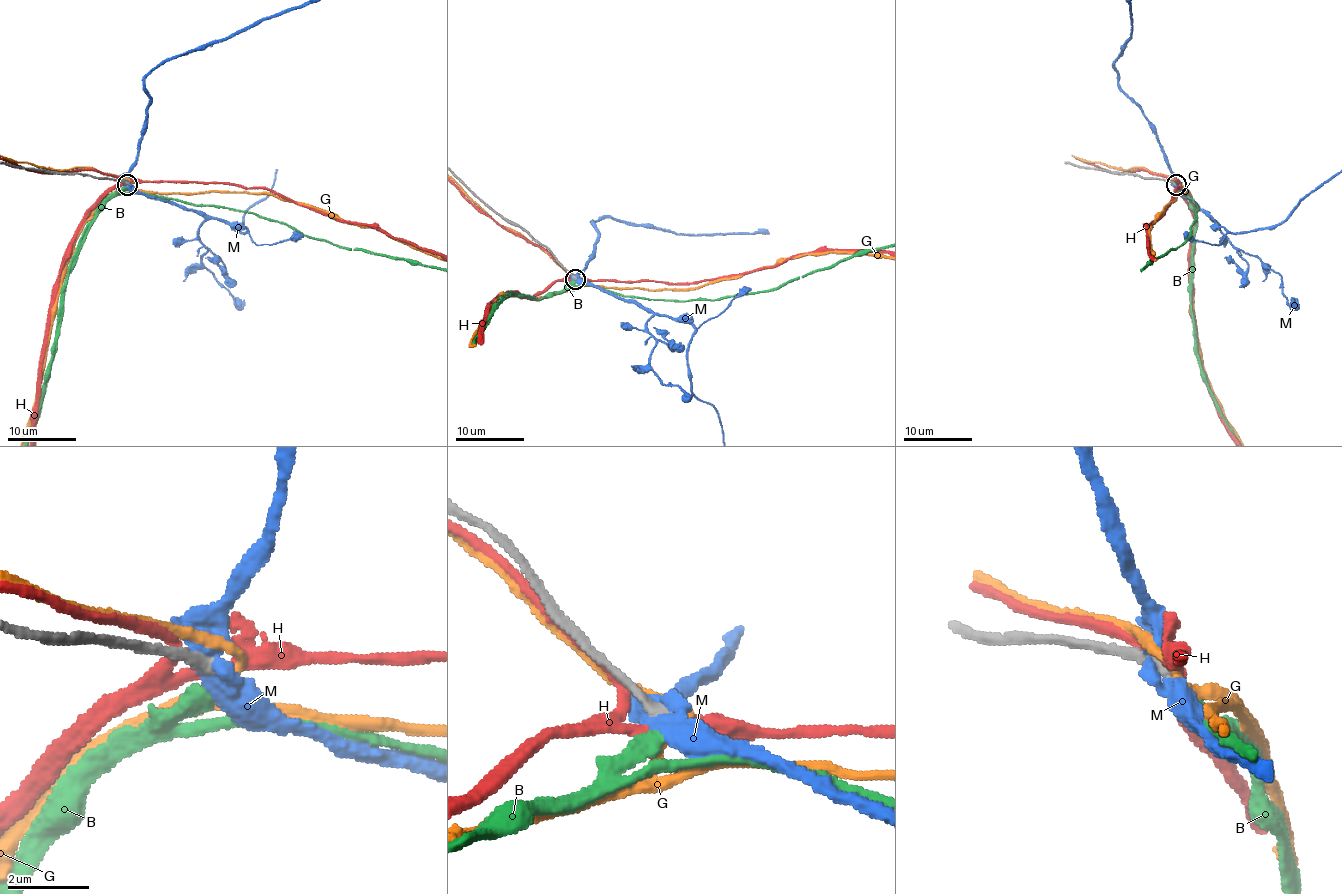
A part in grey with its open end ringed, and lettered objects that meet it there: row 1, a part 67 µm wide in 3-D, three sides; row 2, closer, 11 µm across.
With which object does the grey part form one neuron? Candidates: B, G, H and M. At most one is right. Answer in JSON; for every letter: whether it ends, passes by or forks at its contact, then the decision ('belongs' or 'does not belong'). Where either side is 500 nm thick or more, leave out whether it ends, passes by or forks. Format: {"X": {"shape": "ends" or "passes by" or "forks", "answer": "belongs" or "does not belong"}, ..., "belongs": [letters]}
{"B": {"shape": "ends", "answer": "belongs"}, "G": {"shape": "passes by", "answer": "does not belong"}, "H": {"shape": "passes by", "answer": "does not belong"}, "M": {"answer": "does not belong"}, "belongs": ["B"]}

